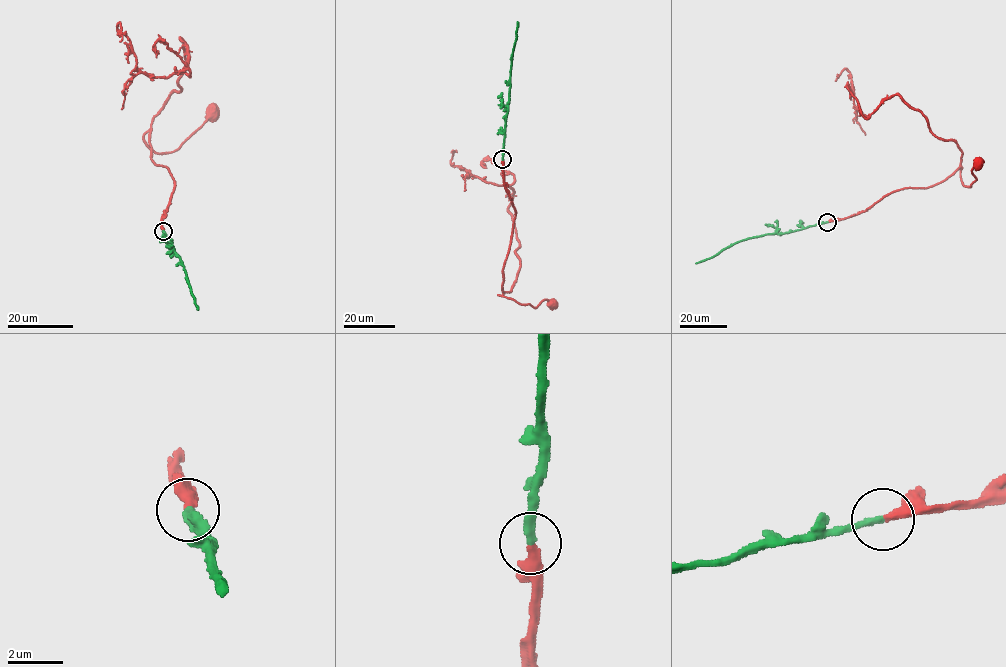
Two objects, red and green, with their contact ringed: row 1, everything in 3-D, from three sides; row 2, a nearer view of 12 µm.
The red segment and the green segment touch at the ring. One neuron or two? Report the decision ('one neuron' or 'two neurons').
one neuron

